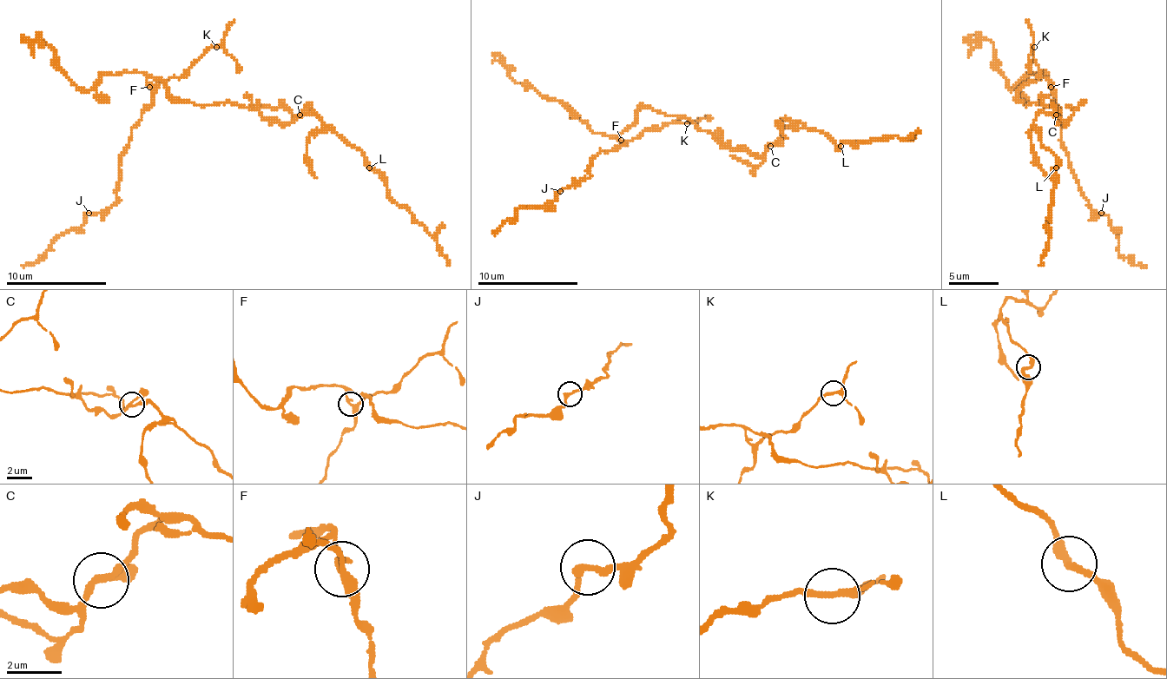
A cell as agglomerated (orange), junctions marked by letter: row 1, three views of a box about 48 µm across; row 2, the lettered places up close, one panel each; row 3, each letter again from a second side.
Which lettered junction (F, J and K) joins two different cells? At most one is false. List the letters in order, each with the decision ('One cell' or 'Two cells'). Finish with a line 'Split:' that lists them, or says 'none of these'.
F: Two cells
J: One cell
K: One cell
Split: F

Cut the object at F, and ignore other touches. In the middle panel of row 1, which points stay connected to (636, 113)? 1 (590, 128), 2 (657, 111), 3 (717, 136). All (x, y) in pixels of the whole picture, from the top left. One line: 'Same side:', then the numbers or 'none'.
Same side: 1, 2, 3

